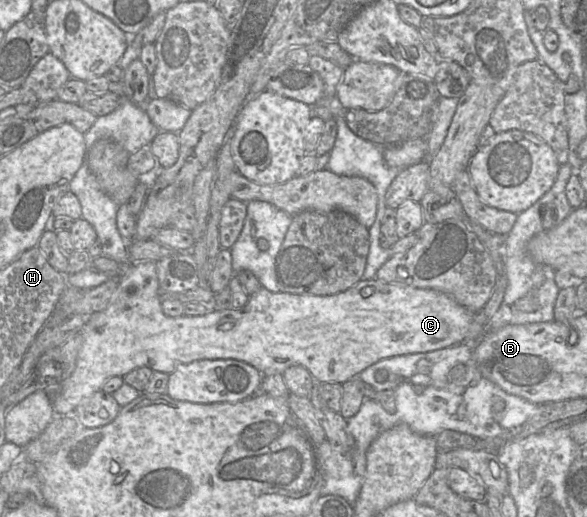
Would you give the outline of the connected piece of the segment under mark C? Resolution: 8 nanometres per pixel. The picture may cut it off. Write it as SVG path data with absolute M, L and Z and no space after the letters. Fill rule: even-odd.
M155 261L128 264L107 308L90 315L80 331L82 343L75 369L52 400L55 415L73 415L83 400L101 390L112 377L124 377L141 367L171 374L178 365L201 359L239 360L255 367L262 375L282 375L288 367L300 365L311 373L317 383L343 384L382 359L430 352L464 342L476 315L445 293L383 282L377 277L361 279L343 292L326 296L271 292L262 286L240 309L210 310L201 316L166 316L162 311L161 292ZM366 286L376 289L368 298L361 295L361 290Z

